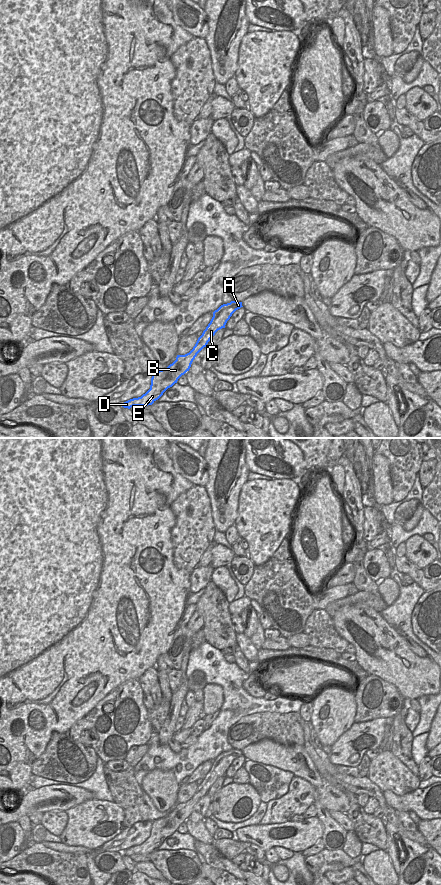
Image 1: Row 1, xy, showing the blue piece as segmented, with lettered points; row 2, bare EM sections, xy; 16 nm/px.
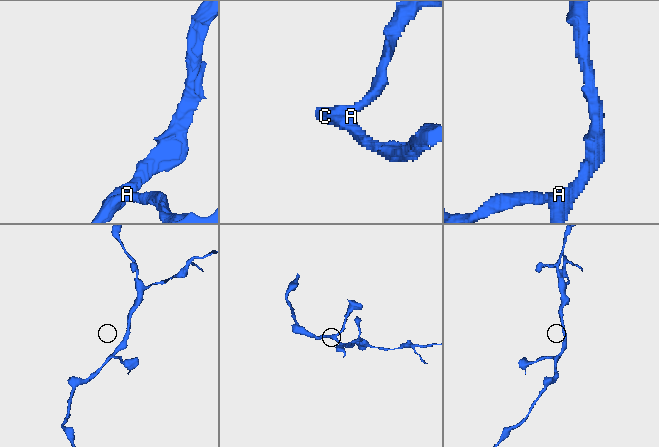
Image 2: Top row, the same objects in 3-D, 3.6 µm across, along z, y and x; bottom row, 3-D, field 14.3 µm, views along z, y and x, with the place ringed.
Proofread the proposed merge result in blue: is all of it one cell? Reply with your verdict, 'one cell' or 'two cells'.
one cell

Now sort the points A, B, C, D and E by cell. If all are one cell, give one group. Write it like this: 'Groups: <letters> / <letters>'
Groups: A B C D E.

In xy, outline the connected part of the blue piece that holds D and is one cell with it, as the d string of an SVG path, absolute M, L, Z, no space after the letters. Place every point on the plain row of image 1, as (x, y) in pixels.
M231 749L215 758L210 771L198 786L193 797L185 803L177 803L176 808L167 816L153 821L150 837L141 845L124 850L122 855L130 857L133 854L148 854L158 848L168 836L177 831L178 827L189 819L197 802L207 794L218 778L225 776L232 762L241 755L243 755L242 750Z

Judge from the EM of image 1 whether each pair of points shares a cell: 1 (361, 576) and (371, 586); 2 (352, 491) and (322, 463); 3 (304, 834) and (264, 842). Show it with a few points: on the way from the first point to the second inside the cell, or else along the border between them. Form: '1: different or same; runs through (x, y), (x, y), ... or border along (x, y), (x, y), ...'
1: same; runs through (363, 578), (369, 584)
2: same; runs through (351, 479), (349, 469), (343, 463), (334, 463)
3: same; runs through (294, 837), (274, 840)

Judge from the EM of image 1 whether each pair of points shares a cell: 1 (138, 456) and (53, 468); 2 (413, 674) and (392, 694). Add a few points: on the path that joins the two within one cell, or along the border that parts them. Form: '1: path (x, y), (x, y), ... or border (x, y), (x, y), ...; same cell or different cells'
1: path (117, 456), (74, 458); same cell
2: border (377, 675), (390, 682), (401, 695); different cells

